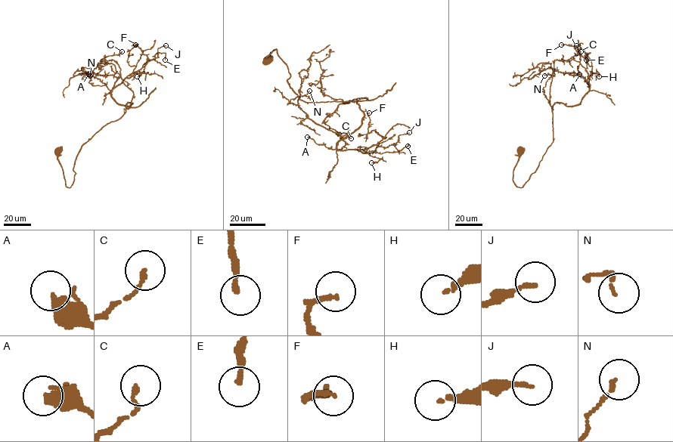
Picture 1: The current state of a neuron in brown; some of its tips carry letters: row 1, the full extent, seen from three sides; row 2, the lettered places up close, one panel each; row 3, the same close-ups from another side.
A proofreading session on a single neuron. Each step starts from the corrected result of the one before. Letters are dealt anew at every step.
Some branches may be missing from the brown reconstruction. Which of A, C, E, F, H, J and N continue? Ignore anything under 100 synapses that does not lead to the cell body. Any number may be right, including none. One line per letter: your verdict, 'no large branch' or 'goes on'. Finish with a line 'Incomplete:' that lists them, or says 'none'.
A: no large branch
C: no large branch
E: no large branch
F: no large branch
H: no large branch
J: no large branch
N: no large branch
Incomplete: none

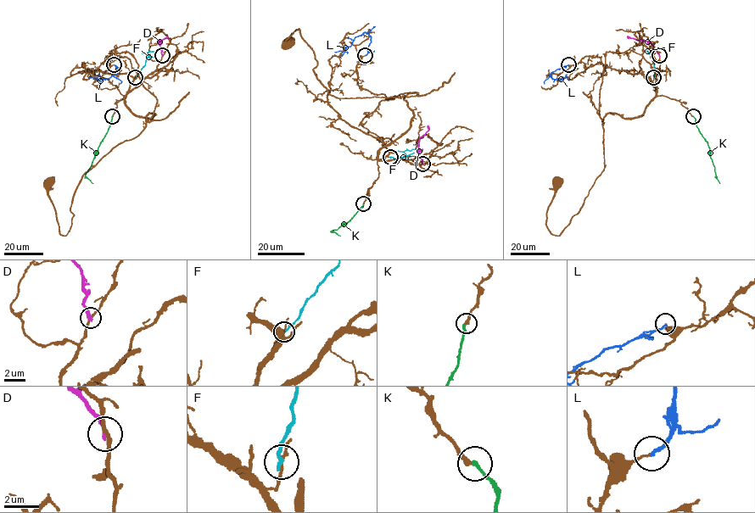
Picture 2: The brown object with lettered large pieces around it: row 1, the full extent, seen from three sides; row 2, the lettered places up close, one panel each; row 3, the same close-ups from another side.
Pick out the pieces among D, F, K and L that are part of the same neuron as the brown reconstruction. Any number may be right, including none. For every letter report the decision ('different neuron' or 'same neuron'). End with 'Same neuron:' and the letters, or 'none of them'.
D: different neuron
F: different neuron
K: same neuron
L: different neuron
Same neuron: K

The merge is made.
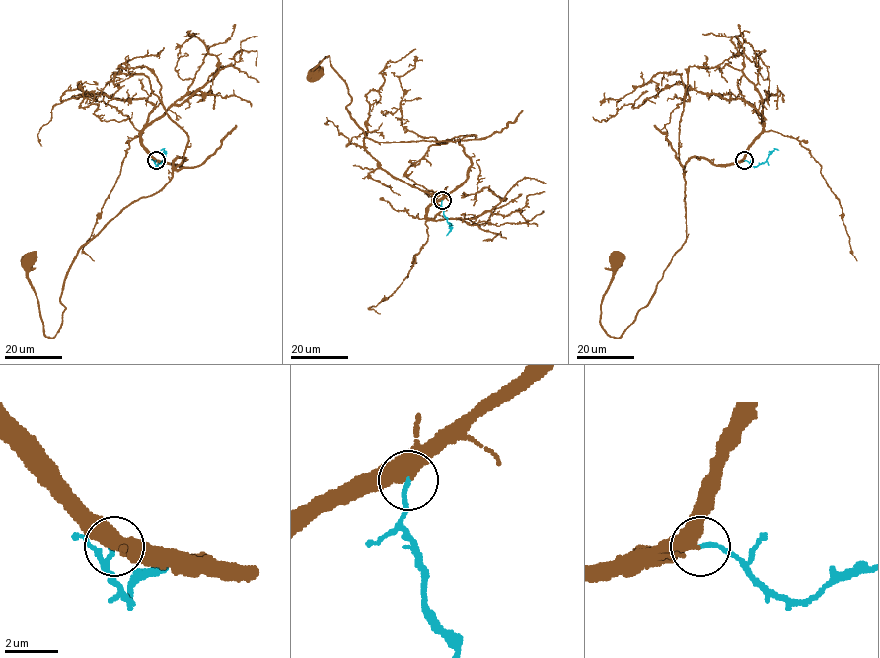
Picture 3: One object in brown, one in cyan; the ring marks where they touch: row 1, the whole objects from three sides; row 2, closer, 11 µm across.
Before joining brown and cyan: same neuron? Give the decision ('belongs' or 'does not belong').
belongs

